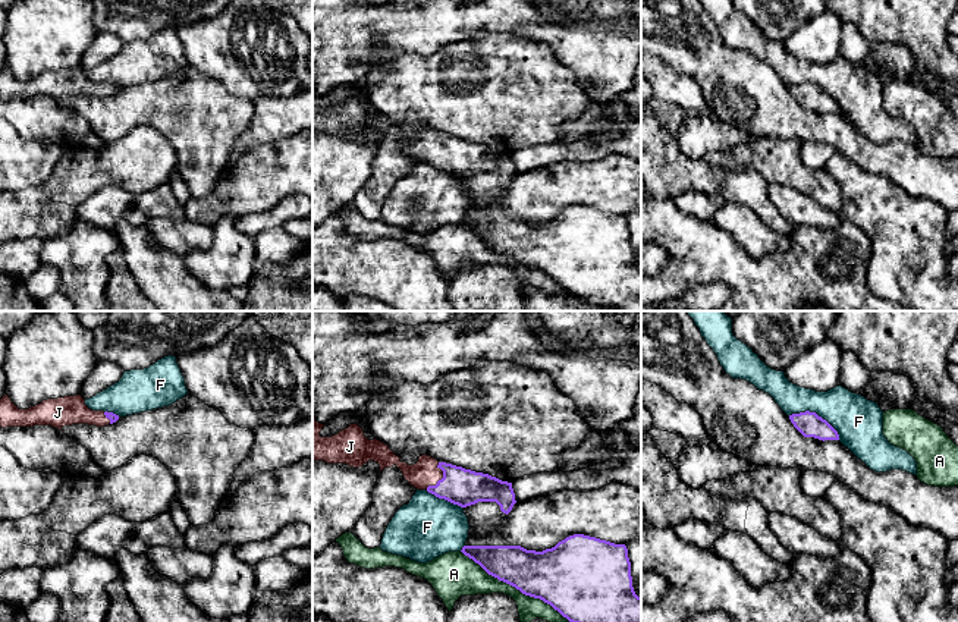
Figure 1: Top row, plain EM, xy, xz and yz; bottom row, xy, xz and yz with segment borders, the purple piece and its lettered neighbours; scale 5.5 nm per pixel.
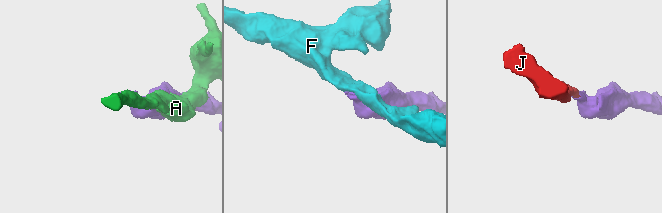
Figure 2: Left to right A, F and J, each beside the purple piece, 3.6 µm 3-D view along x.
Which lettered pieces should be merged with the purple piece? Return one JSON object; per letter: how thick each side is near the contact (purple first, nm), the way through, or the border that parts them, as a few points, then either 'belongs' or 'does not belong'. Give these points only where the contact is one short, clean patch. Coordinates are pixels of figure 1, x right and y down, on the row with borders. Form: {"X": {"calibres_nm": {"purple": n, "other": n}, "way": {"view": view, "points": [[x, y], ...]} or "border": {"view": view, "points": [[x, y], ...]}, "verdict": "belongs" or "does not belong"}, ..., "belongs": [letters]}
{"A": {"calibres_nm": {"purple": 360, "other": 130}, "verdict": "does not belong"}, "F": {"calibres_nm": {"purple": 140, "other": 260}, "verdict": "does not belong"}, "J": {"calibres_nm": {"purple": 200, "other": 150}, "way": {"view": "xz", "points": [[464, 487], [442, 478], [424, 473]]}, "verdict": "belongs"}, "belongs": ["J"]}

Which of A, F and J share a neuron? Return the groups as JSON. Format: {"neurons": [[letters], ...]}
{"neurons": [["A"], ["F"], ["J"]]}

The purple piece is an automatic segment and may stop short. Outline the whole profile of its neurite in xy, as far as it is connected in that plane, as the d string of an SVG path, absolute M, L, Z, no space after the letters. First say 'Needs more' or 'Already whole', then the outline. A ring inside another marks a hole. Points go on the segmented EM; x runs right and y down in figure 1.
Needs more. M7 395L0 399L0 427L51 425L62 430L65 425L89 424L104 427L119 420L119 415L92 411L81 395L47 399L28 409L19 409Z

